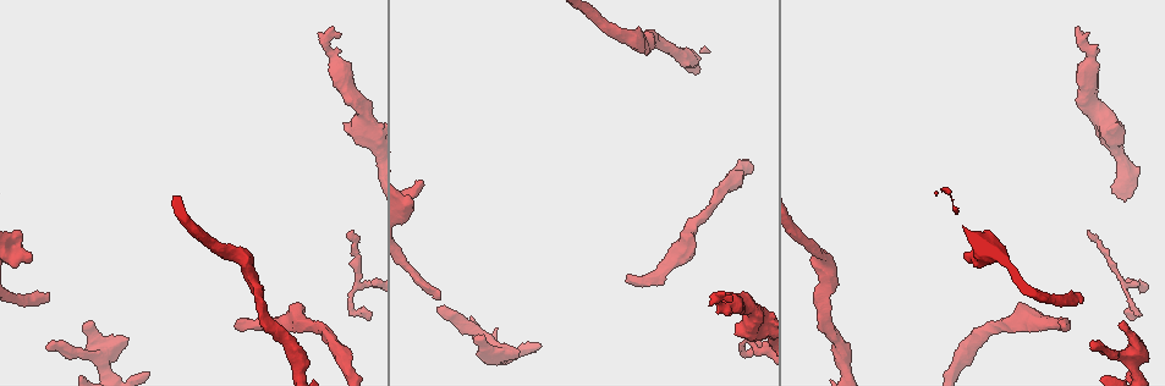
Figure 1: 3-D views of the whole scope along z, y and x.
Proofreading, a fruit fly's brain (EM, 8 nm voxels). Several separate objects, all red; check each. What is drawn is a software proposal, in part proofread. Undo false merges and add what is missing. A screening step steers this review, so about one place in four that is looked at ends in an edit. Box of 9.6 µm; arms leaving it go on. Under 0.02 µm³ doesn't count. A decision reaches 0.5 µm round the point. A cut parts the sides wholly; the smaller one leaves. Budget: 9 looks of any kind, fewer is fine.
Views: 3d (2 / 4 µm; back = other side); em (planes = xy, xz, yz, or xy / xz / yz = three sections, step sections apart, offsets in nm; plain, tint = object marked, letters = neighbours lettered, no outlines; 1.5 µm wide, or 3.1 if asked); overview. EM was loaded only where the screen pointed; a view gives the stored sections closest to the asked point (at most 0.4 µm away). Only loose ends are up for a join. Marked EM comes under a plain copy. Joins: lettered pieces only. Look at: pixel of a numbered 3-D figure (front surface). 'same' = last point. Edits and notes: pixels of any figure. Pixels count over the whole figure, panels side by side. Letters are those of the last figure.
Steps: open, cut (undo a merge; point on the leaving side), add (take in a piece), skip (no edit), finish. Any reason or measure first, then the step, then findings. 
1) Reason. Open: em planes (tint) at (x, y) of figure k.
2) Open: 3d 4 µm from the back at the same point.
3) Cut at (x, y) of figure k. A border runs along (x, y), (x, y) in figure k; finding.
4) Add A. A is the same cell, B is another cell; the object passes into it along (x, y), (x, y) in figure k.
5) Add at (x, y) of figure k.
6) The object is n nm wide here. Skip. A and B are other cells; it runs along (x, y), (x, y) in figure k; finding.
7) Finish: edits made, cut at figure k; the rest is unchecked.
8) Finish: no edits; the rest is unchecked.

Branch stops here. Open: em yz step 4 (tint) at (1087, 230) of figure 1.

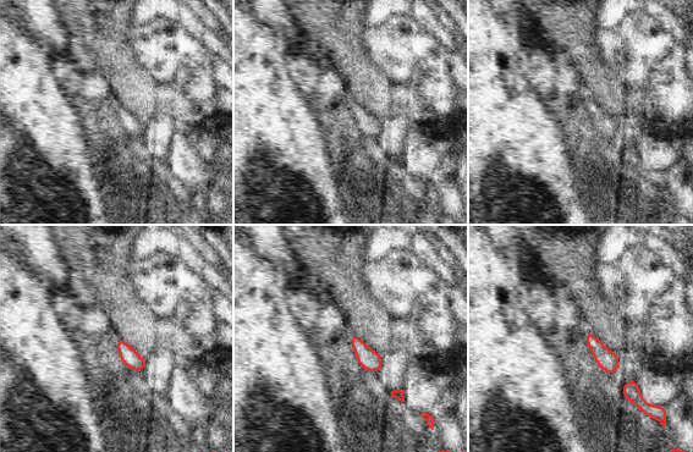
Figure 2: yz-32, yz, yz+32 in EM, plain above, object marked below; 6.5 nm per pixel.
Open: em planes (letters) at the same point.

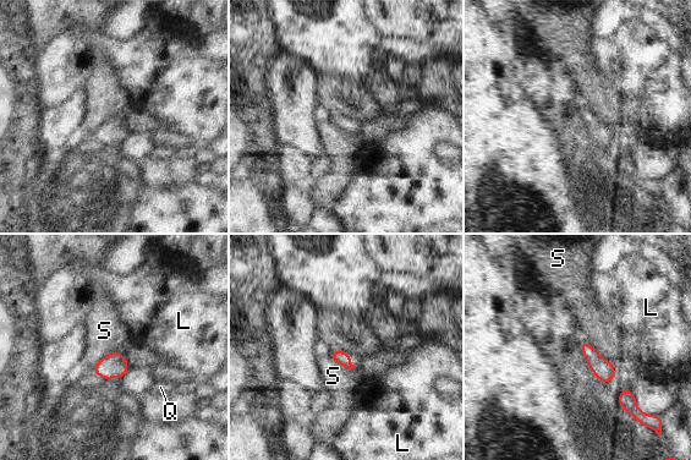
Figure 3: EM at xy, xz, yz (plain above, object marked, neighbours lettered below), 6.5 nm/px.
The object is 100 nm wide here. Skip. L, Q and S are other cells; none of them fits.

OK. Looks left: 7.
An open end. Open: em xz step 8 (letters) at (1064, 325) of figure 1.

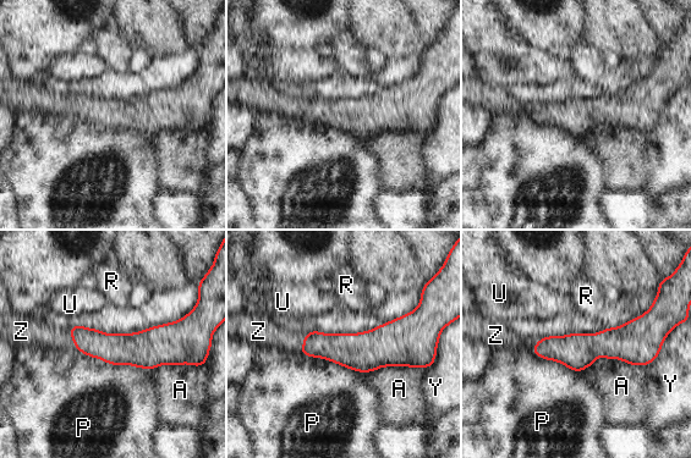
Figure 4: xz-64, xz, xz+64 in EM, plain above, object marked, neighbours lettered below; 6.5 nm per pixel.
Open: em xy step 4 (letters) at the same point.

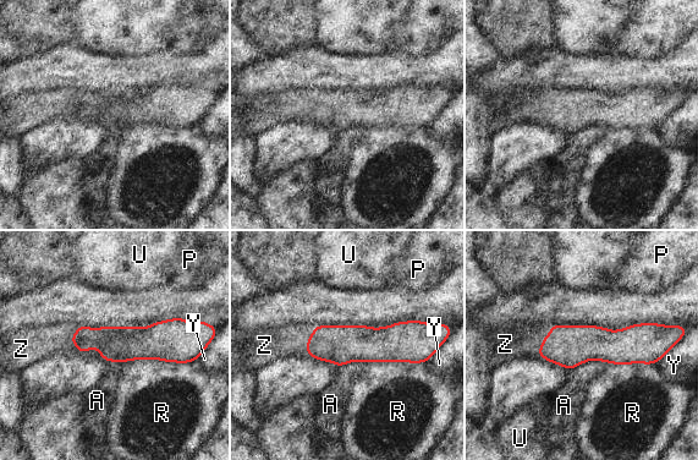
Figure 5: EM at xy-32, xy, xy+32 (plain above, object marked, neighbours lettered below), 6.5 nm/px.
The longest contact is with R, 460 nm. Add Z. Z is the same cell, A, P, R, U and Y are other cells; the object passes into it along (570, 346), (543, 339), (507, 343) in figure 5; the cell continues.

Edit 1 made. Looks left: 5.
Branch stops here. Open: 3d 2 µm from the back at (90, 323) of figure 1.

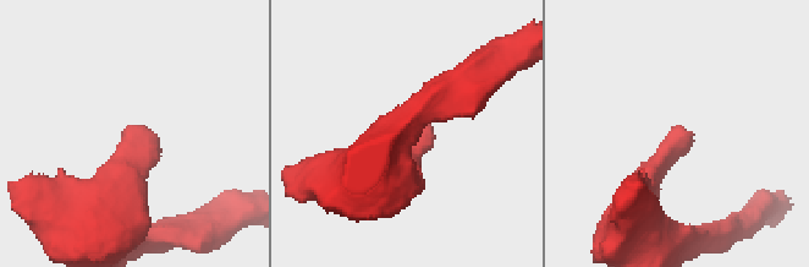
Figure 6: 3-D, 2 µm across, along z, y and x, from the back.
Need the tissue. Open: em planes (letters) at (129, 129) of figure 6.

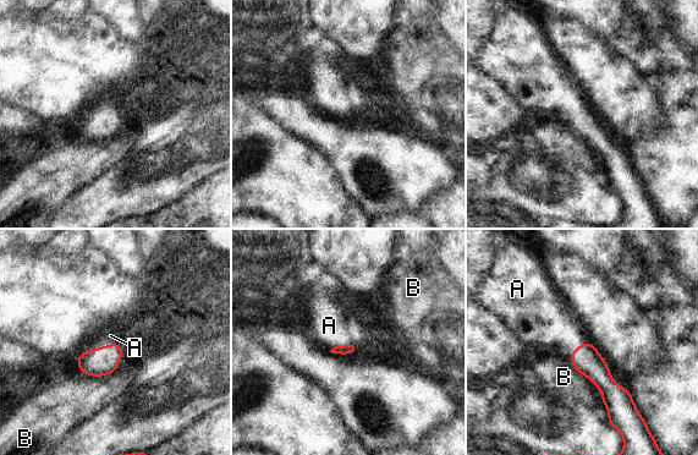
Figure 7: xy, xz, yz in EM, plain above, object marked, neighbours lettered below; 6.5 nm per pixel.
Add A. A is the same cell, B is another cell; the object passes into it along (102, 361), (100, 346), (110, 335) in figure 7; it goes on there.

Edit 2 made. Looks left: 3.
Branch stops here. Open: 3d 4 µm at (1083, 32) of figure 1.

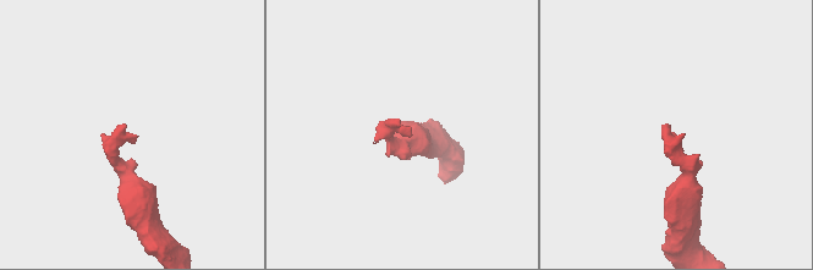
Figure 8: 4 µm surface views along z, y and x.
Open: em planes (tint) at (136, 136) of figure 8.

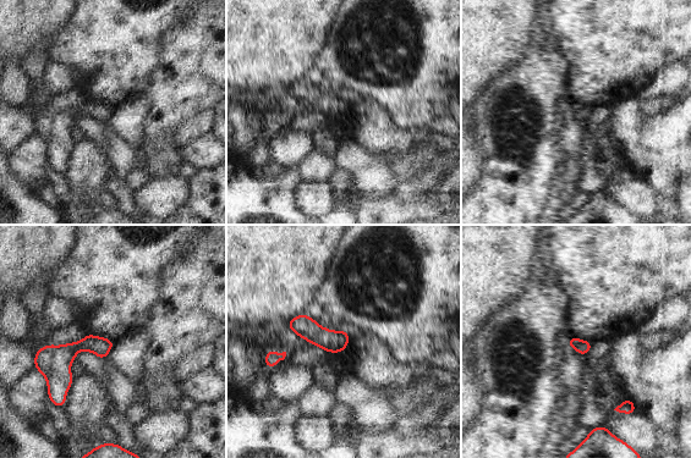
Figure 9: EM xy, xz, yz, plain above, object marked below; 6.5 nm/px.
Open: em planes (letters) at the same point.

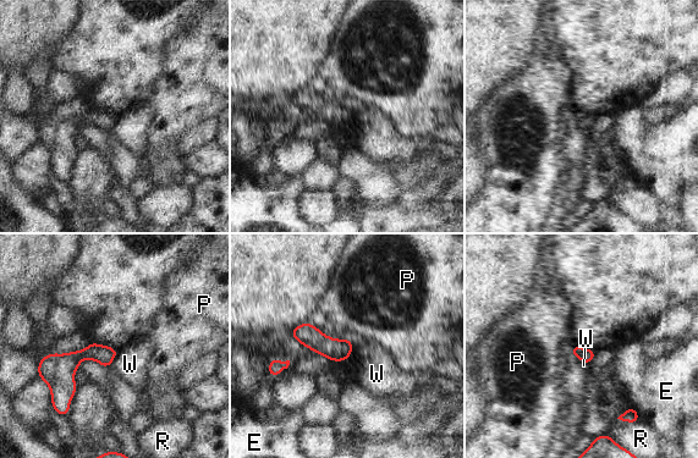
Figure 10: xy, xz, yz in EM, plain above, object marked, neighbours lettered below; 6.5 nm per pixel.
Skip. E, P, R and W are other cells; a border runs along (119, 351), (109, 367) in figure 10; none of them fits.

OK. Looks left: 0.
Finish: edits made, add at figure 5, add at figure 7; the rest is unchecked.

